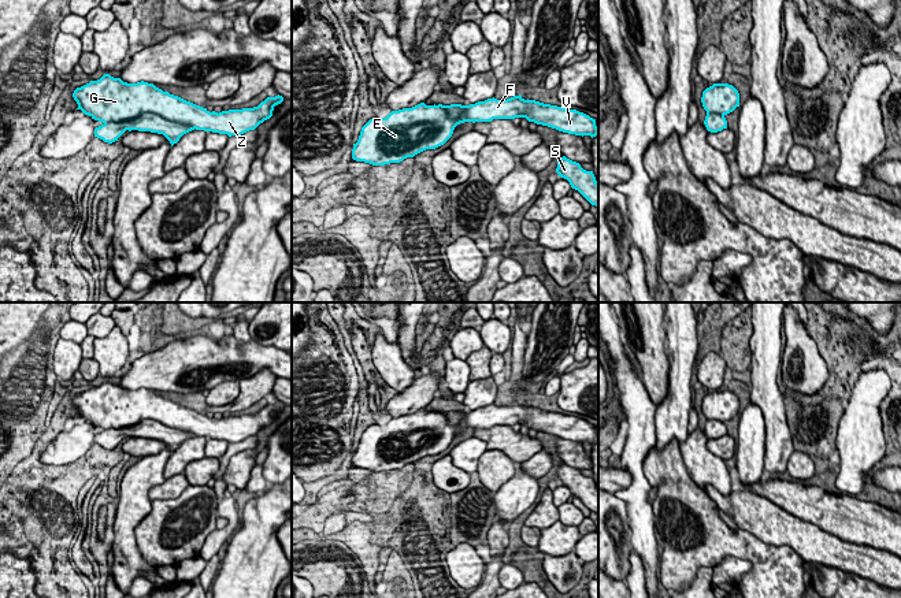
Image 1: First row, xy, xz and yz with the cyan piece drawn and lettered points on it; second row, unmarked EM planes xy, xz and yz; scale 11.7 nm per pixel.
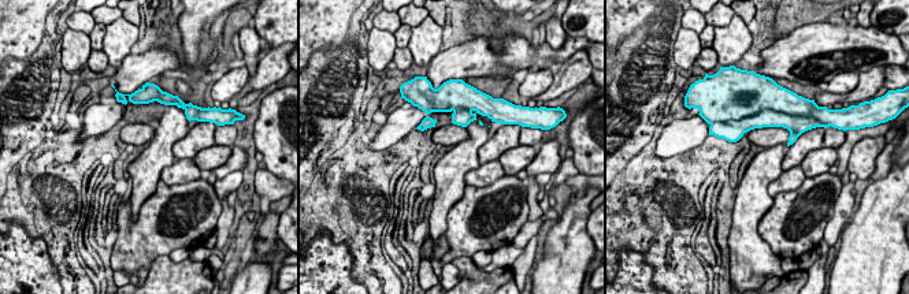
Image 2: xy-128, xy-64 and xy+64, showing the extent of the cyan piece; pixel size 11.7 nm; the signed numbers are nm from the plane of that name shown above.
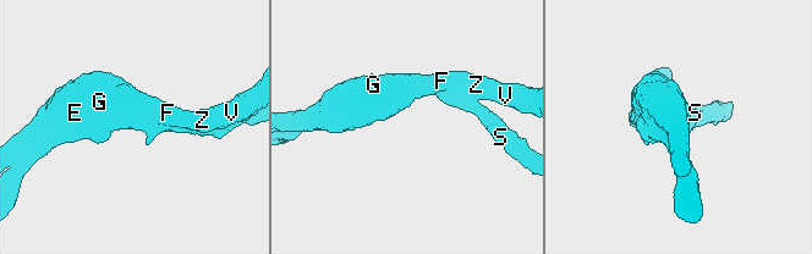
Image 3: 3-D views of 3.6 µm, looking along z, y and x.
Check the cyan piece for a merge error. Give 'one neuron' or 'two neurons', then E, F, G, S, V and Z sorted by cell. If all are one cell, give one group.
one neuron; E F G S V Z

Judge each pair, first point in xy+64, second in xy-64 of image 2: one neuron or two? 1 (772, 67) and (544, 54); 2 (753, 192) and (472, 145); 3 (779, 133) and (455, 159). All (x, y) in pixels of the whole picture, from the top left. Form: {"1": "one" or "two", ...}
{"1": "one", "2": "one", "3": "two"}

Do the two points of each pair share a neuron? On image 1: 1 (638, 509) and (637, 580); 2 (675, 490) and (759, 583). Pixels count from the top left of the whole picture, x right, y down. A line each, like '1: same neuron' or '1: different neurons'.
1: different neurons
2: same neuron

